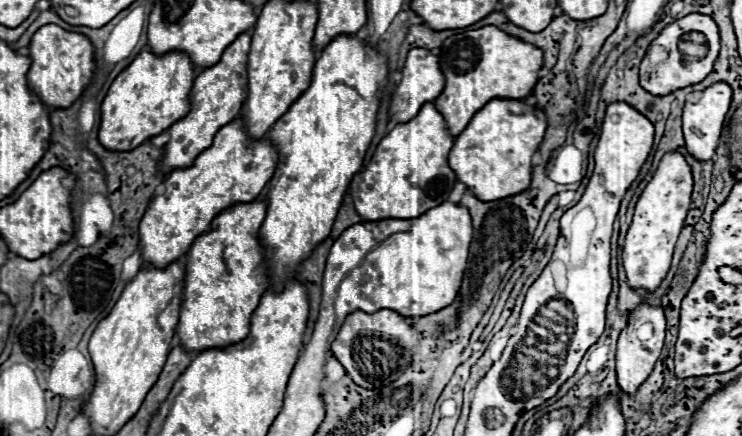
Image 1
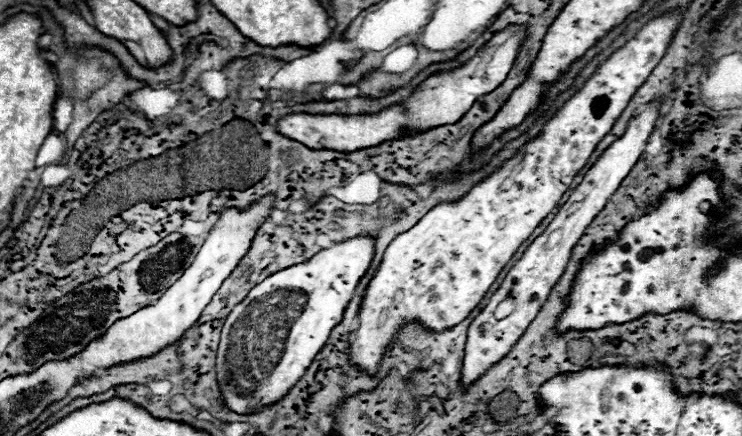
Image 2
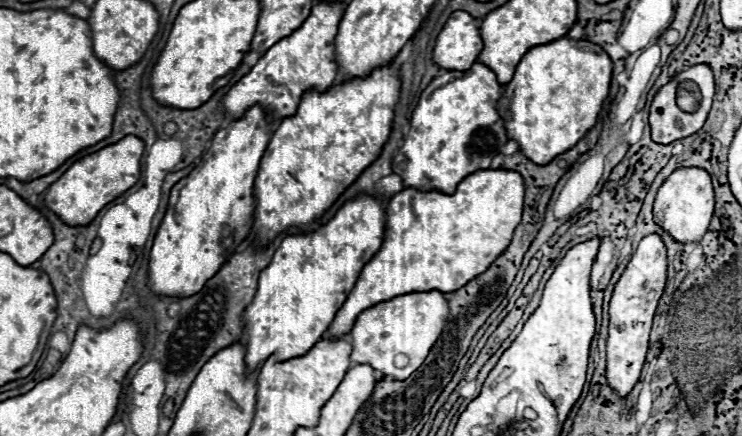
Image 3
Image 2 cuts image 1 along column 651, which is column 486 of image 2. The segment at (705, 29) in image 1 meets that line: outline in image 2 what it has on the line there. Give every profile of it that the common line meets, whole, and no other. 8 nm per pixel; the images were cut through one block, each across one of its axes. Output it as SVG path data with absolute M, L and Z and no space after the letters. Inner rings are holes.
M510 26L510 28L494 34L494 38L490 42L486 42L486 46L466 66L430 76L422 84L422 88L416 90L406 100L404 106L394 106L394 108L382 110L380 114L372 114L372 116L352 116L352 118L334 116L334 114L332 116L288 114L278 120L276 130L280 130L284 136L298 140L310 148L322 148L320 140L326 140L324 148L352 152L352 150L376 146L384 140L396 138L400 134L400 128L404 128L404 126L432 128L432 126L440 126L440 124L458 122L470 110L472 102L476 102L478 96L492 92L496 86L500 86L500 82L504 82L520 46L522 46L522 40L524 40L524 28L520 28L520 26Z

